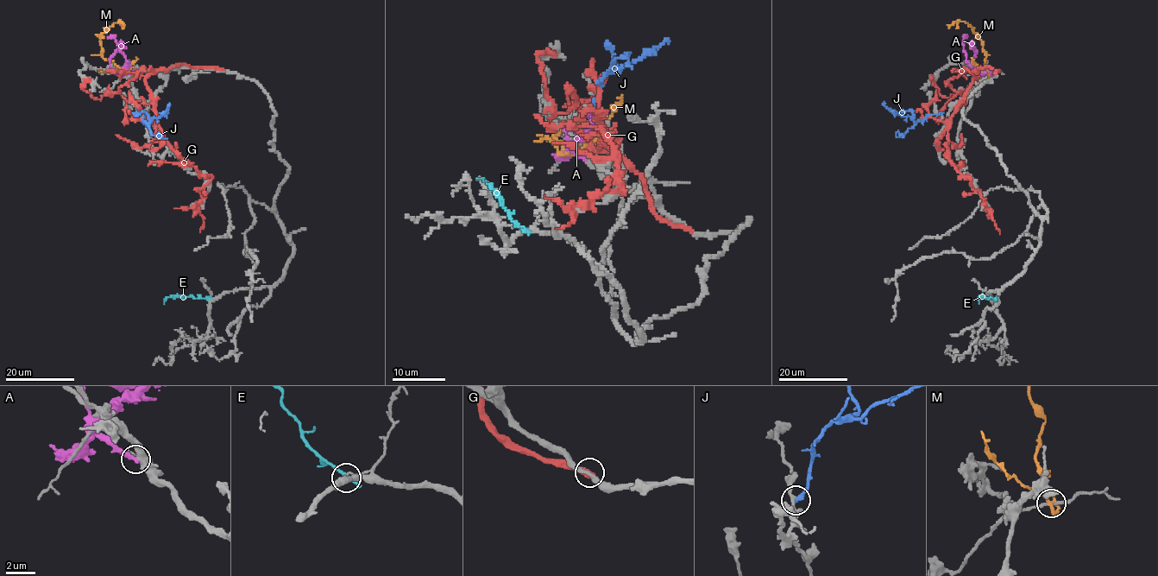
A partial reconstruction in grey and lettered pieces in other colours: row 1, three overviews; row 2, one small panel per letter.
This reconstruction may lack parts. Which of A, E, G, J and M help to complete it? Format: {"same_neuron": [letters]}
{"same_neuron": []}

